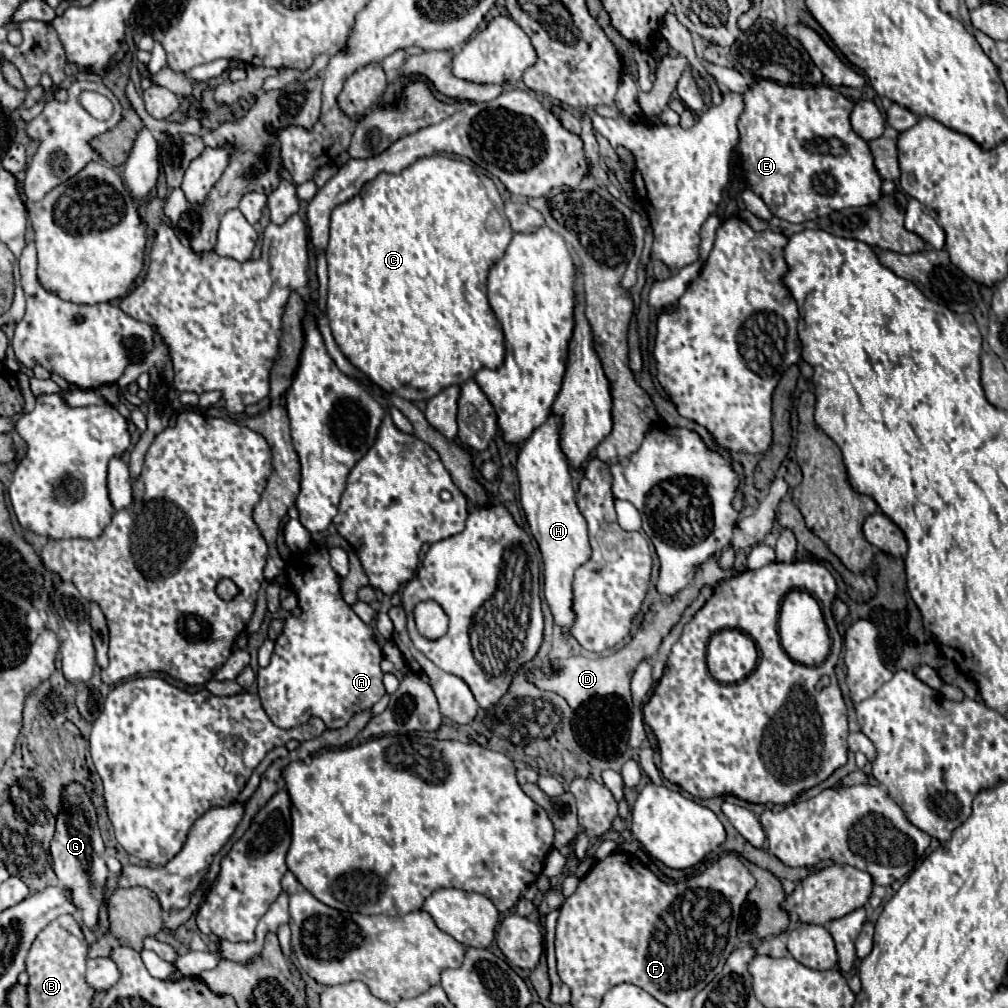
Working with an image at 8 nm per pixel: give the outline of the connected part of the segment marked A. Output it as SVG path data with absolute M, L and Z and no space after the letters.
M327 549L291 563L287 581L293 585L303 613L285 619L271 663L257 673L263 709L283 729L297 727L311 715L321 717L329 729L345 727L355 713L371 709L385 695L379 667L383 653L373 639L375 631L341 599L339 577L329 565Z

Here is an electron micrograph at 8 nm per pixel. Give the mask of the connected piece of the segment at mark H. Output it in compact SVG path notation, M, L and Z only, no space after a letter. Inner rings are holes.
M549 415L549 419L533 431L533 435L521 445L519 449L519 461L517 461L517 473L519 473L519 483L521 483L521 505L525 511L525 517L529 521L529 529L539 545L539 551L543 555L543 577L545 577L545 599L549 603L549 609L553 613L555 625L561 627L565 635L569 635L575 613L573 613L573 577L575 571L589 561L591 545L587 539L587 523L583 515L577 509L575 503L575 491L571 485L571 473L569 473L569 463L559 447L559 419L555 415Z

